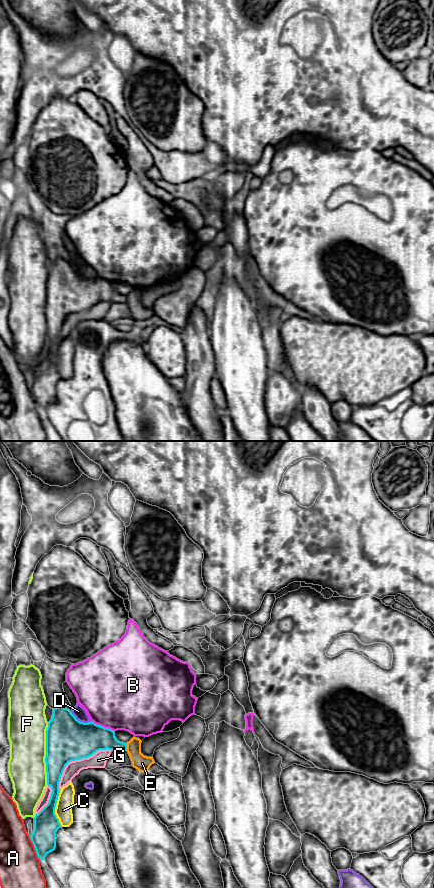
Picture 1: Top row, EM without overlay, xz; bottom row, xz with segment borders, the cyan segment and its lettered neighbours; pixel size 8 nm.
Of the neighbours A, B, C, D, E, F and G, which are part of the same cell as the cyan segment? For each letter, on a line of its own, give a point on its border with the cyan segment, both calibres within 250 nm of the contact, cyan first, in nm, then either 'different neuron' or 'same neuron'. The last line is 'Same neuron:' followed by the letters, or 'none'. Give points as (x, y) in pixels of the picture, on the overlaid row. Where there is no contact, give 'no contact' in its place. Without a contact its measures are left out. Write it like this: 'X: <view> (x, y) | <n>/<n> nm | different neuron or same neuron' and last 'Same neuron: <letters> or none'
A: xz (35, 848) | 200/320 nm | different neuron
B: xz (102, 726) | 320/500 nm | different neuron
C: xz (54, 809) | 200/140 nm | different neuron
D: xz (81, 722) | 360/100 nm | different neuron
E: xz (126, 747) | 200/130 nm | different neuron
F: xz (46, 753) | 360/300 nm | different neuron
G: xz (76, 759) | 360/130 nm | different neuron
Same neuron: none

